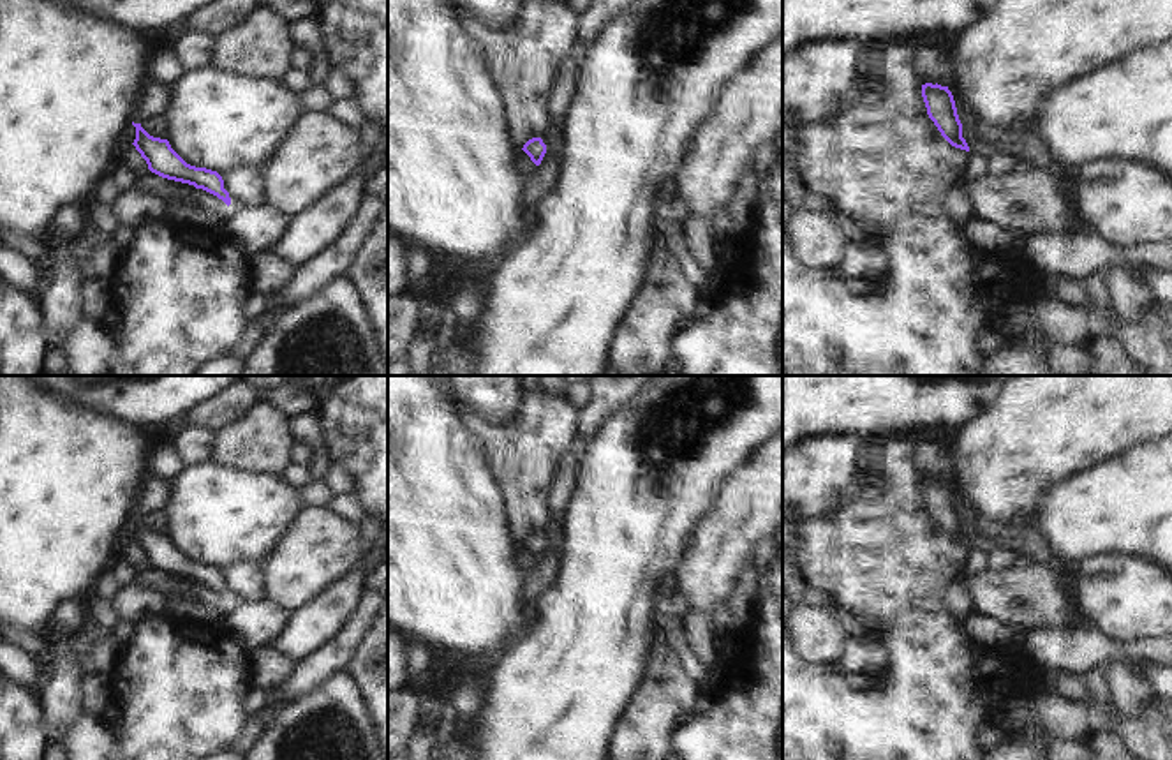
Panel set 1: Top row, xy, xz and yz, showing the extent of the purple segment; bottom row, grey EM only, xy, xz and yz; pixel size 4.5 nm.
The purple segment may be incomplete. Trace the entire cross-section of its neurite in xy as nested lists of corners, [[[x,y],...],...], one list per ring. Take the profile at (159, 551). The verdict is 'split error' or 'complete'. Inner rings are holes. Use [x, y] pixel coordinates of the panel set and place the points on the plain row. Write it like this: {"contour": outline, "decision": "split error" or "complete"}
{"contour": [[[134,518],[136,534],[134,541],[146,555],[148,564],[162,573],[182,577],[194,580],[196,584],[203,584],[219,594],[222,594],[227,601],[231,600],[229,587],[224,584],[224,575],[217,566],[206,563],[196,563],[187,559],[169,540],[167,534],[150,531],[141,518]]], "decision": "complete"}

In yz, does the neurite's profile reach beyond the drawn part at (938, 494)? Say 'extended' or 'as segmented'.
as segmented

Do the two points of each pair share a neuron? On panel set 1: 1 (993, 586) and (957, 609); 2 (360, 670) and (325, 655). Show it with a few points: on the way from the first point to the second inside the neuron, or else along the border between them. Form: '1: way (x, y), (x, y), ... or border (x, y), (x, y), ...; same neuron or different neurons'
1: border (956, 579), (968, 589), (975, 610); different neurons
2: border (367, 628), (344, 669); different neurons

